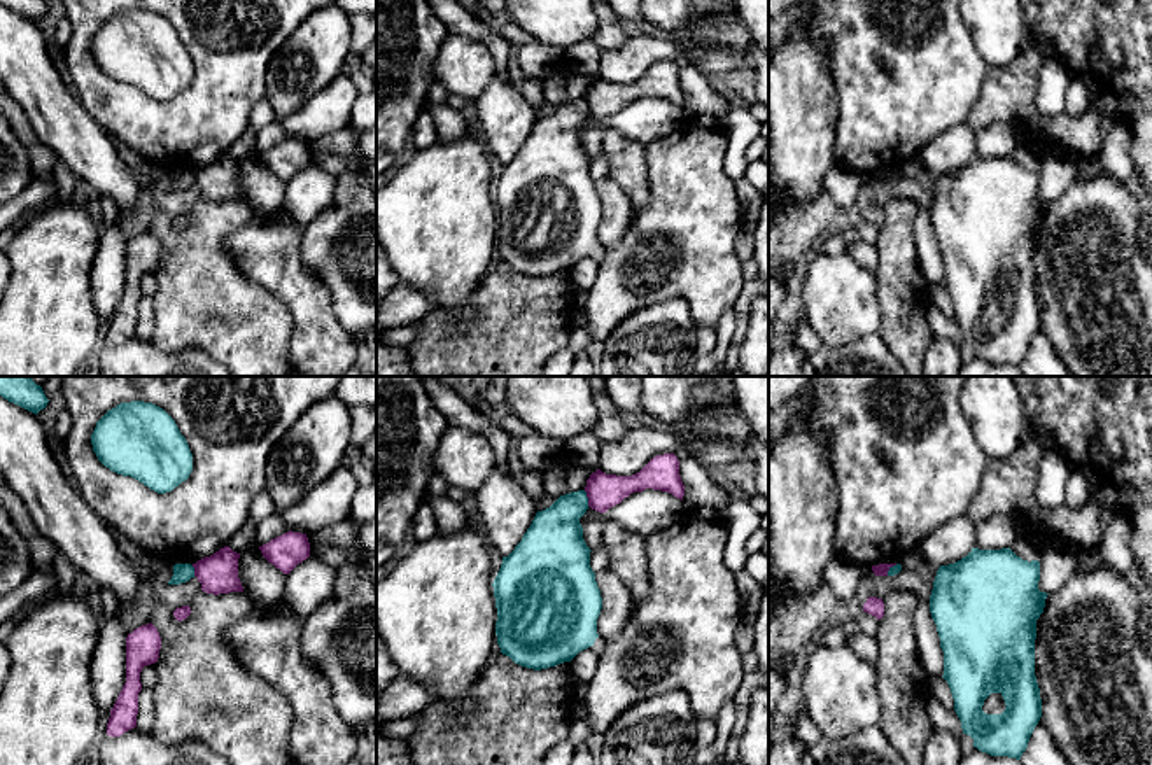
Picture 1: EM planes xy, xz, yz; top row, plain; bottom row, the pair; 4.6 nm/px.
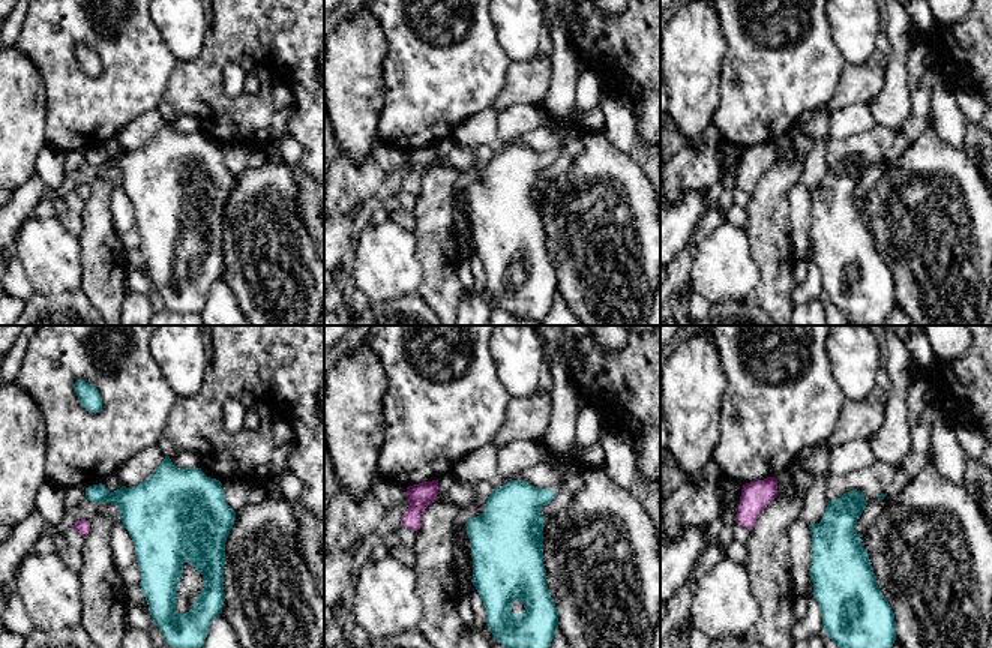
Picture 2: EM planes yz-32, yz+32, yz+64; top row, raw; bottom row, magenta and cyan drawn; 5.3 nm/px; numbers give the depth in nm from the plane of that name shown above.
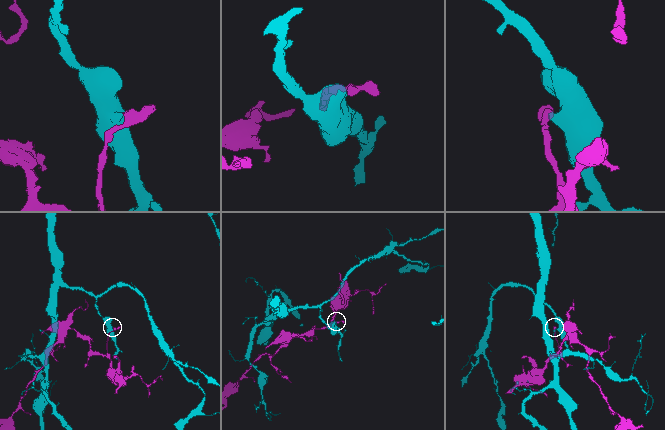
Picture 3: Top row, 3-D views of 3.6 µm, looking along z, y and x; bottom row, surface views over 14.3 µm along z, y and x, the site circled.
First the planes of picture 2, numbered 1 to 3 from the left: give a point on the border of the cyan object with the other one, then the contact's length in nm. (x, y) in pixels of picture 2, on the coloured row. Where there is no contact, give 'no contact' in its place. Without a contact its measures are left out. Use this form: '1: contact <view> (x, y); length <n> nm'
1: no contact
2: no contact
3: no contact

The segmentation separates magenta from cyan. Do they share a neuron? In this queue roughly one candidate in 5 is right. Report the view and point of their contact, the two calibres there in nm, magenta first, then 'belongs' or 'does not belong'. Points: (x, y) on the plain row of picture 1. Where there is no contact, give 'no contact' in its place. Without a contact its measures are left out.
xz (587, 104) | 160/260 nm | does not belong

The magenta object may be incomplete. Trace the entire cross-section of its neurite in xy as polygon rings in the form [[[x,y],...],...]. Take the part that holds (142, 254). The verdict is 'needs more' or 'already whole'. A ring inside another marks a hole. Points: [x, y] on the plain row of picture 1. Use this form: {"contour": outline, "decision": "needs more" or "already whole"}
{"contour": [[[152,231],[135,236],[126,245],[126,291],[110,317],[107,343],[119,345],[137,334],[140,280],[159,266],[161,245]]], "decision": "already whole"}

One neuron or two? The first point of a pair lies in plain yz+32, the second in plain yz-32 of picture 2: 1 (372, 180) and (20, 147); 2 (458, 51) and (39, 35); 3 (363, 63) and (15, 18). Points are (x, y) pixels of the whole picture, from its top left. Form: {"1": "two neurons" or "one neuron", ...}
{"1": "two neurons", "2": "one neuron", "3": "two neurons"}

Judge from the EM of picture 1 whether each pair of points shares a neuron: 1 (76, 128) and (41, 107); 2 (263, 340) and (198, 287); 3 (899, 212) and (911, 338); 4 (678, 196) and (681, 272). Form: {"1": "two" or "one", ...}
{"1": "one", "2": "one", "3": "one", "4": "one"}

